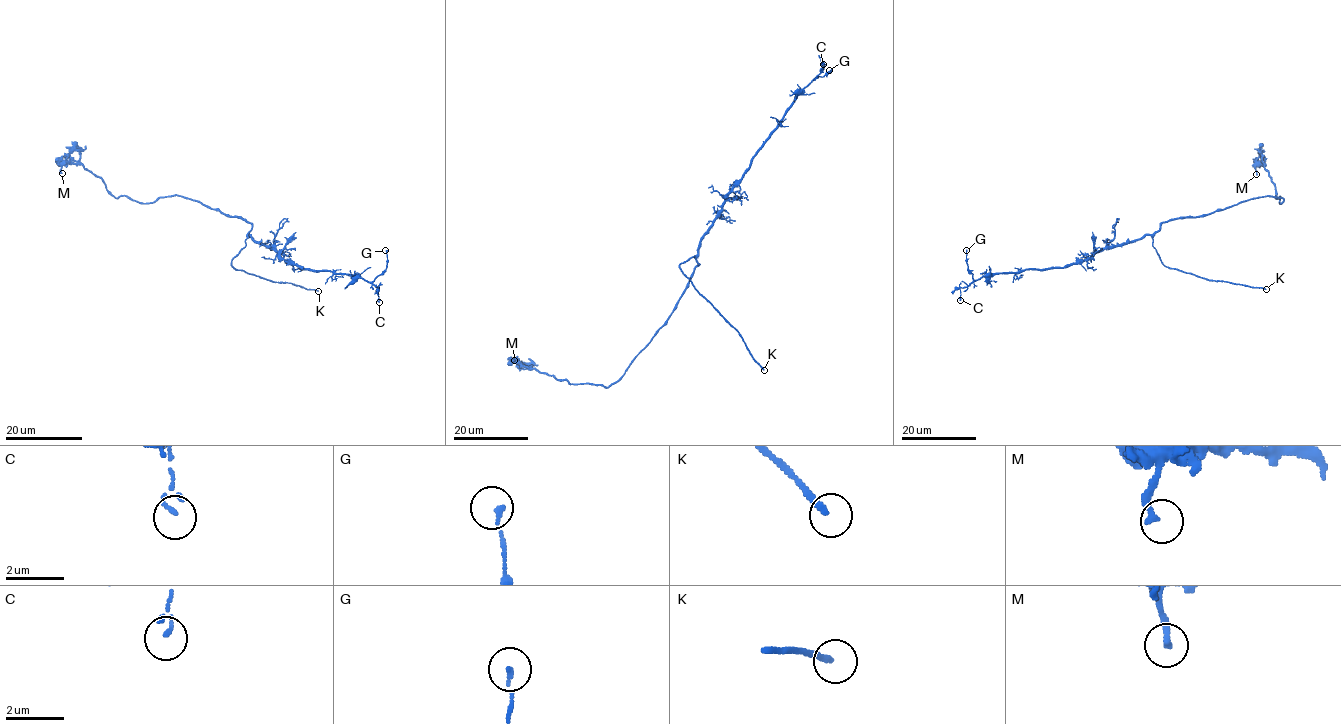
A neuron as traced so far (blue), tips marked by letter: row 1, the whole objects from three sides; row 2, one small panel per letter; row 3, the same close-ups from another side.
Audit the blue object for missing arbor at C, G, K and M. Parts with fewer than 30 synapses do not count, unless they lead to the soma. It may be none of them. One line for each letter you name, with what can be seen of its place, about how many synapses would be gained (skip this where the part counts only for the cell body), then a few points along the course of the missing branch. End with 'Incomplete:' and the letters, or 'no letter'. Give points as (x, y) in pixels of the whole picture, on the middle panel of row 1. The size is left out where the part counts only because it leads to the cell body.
K: (764, 370)
Incomplete: K

